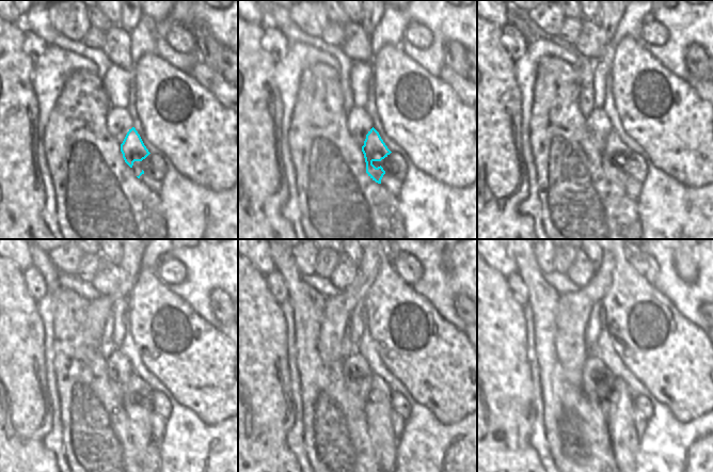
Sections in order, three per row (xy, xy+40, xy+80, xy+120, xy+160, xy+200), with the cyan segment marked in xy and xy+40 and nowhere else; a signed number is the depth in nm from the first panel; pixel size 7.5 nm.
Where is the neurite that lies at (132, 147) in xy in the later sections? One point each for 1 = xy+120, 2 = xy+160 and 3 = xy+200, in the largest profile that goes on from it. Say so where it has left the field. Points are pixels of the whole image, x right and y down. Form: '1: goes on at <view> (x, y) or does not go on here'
1: goes on at xy+120 (137, 403)
2: goes on at xy+160 (378, 409)
3: goes on at xy+200 (624, 442)

